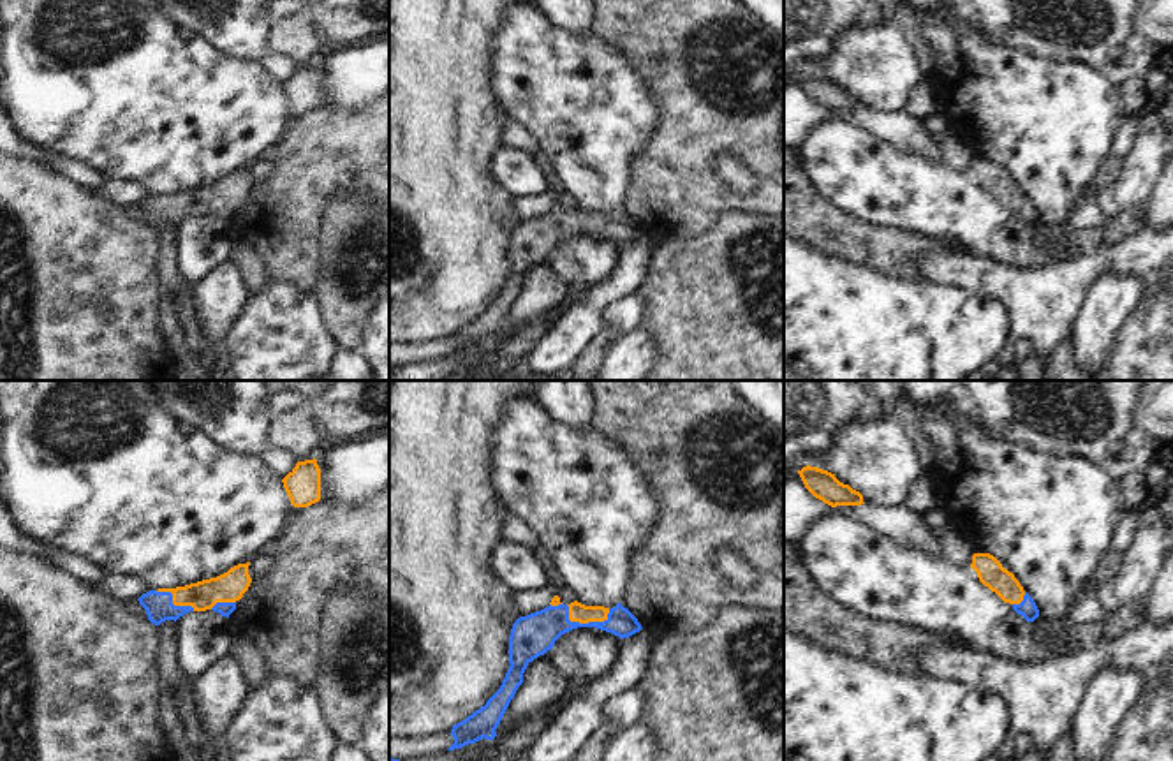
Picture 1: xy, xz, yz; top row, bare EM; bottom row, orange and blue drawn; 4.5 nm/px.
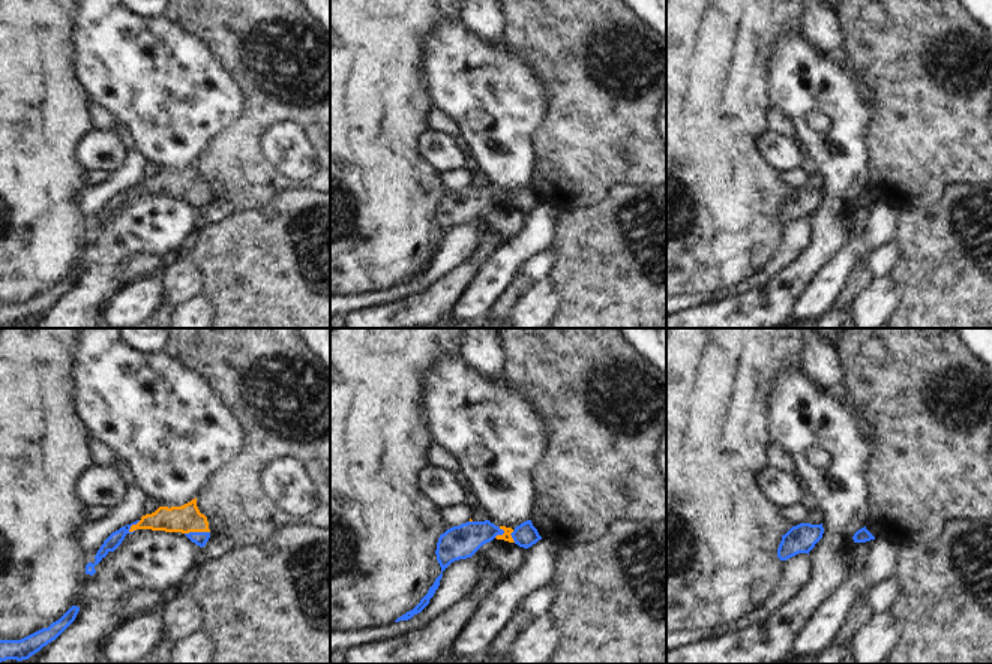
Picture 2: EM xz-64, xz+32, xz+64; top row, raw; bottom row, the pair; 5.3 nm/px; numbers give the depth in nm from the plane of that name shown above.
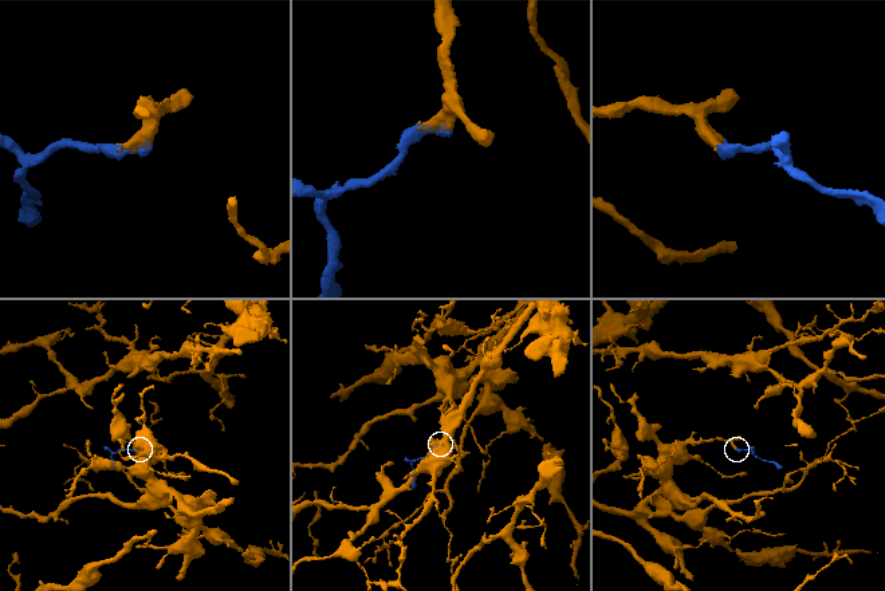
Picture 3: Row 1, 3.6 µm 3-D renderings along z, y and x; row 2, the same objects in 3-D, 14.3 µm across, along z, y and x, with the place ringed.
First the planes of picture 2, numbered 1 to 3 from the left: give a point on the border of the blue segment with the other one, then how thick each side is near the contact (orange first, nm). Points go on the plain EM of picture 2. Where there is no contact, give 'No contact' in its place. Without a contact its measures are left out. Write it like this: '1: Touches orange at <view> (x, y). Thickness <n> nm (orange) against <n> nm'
1: Touches orange at xz-64 (197, 195). Thickness 150 nm (orange) against 80 nm
2: Touches orange at xz+32 (499, 200). Thickness 50 nm (orange) against 180 nm
3: No contact.

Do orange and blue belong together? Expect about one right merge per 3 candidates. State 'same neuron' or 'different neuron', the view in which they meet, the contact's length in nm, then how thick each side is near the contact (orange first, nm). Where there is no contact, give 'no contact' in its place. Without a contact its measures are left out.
same neuron; meets orange in xz; contact 220 nm long; 90 nm thick on the orange side, 190 nm on the other

